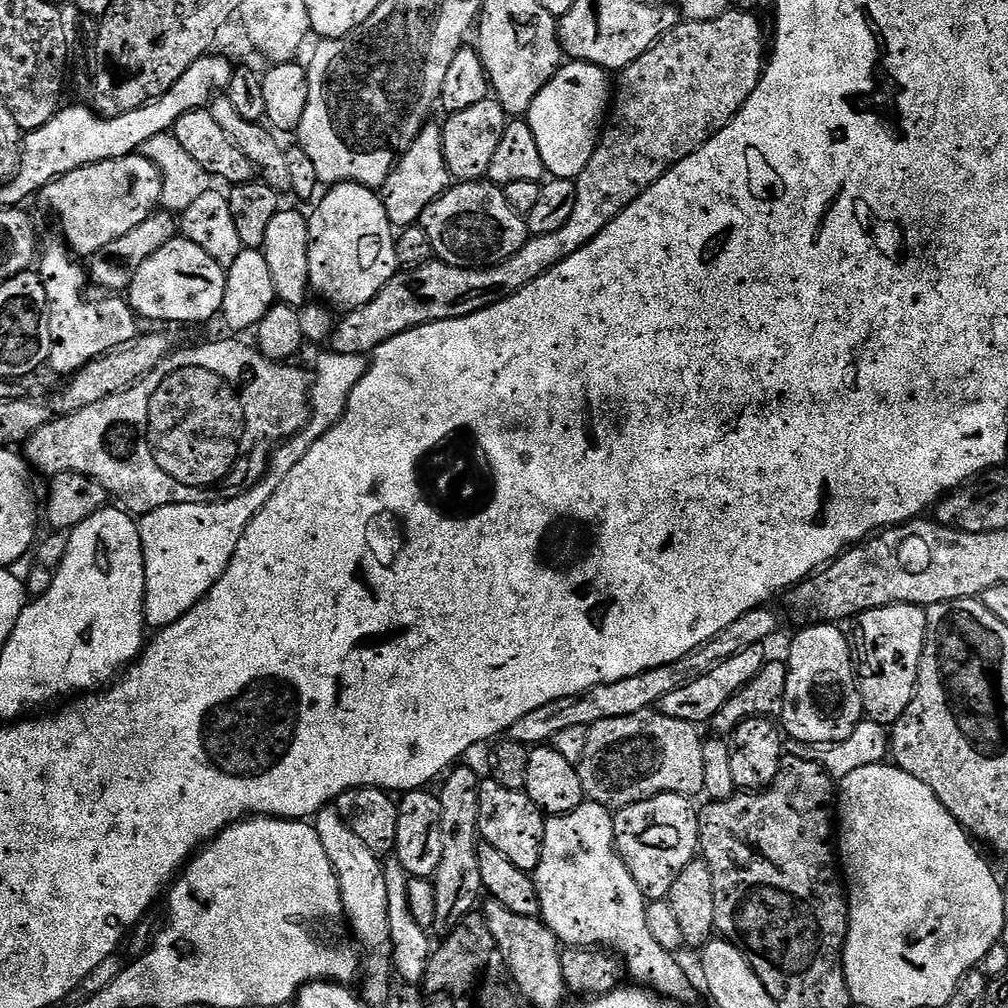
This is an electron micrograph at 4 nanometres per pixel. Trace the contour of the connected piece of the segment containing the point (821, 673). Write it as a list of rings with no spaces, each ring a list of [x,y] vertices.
[[[812,622],[809,628],[804,628],[792,640],[788,648],[786,663],[788,678],[786,680],[786,694],[784,705],[778,717],[783,731],[798,742],[838,744],[850,738],[855,728],[865,719],[864,703],[856,674],[854,663],[854,648],[844,637],[843,627],[832,622]]]

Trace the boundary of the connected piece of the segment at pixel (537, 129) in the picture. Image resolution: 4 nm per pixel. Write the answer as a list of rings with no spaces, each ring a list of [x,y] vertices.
[[[572,60],[559,68],[554,78],[550,78],[550,82],[546,82],[546,86],[542,86],[542,90],[534,98],[526,119],[528,125],[534,130],[534,138],[540,143],[540,149],[544,155],[544,167],[549,177],[558,180],[575,180],[582,174],[582,170],[586,170],[596,145],[600,143],[602,135],[600,123],[606,120],[606,113],[610,108],[608,79],[610,79],[609,73],[597,64],[588,64],[584,60]]]

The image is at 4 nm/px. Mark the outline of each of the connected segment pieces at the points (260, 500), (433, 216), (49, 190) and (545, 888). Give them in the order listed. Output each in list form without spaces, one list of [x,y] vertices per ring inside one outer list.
[[[331,350],[314,367],[312,383],[312,412],[308,424],[298,435],[284,441],[273,451],[268,472],[250,490],[240,496],[217,499],[206,504],[171,504],[139,517],[140,537],[146,570],[144,618],[153,629],[159,630],[178,622],[226,574],[226,566],[238,550],[238,538],[246,526],[270,502],[274,490],[282,486],[284,476],[306,458],[310,446],[326,435],[344,416],[354,386],[362,382],[370,363],[368,356],[338,354]]]
[[[487,179],[453,183],[452,187],[447,188],[438,199],[430,202],[430,206],[426,206],[419,227],[426,230],[426,238],[430,238],[430,244],[434,246],[435,259],[439,263],[459,268],[487,268],[501,264],[514,254],[518,254],[530,235],[527,219],[516,212],[514,206],[510,206],[503,187]]]
[[[133,154],[126,158],[91,164],[65,176],[59,176],[53,184],[45,186],[42,199],[52,207],[53,214],[60,219],[59,235],[64,243],[77,257],[91,258],[95,252],[102,250],[102,246],[114,242],[114,238],[122,238],[122,234],[134,230],[138,222],[146,222],[146,218],[157,211],[161,194],[162,174],[158,166],[151,164],[144,156]]]
[[[585,802],[561,816],[548,816],[544,822],[542,862],[538,862],[534,879],[540,902],[539,919],[560,939],[561,945],[570,948],[601,947],[619,956],[627,975],[633,976],[637,985],[673,1002],[684,1000],[691,994],[692,984],[683,966],[676,961],[677,957],[662,950],[650,934],[650,925],[646,922],[648,904],[626,862],[616,852],[614,816],[609,809],[601,804]]]

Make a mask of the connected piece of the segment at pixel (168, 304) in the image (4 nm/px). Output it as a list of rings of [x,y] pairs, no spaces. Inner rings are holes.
[[[185,238],[166,242],[162,250],[150,254],[132,284],[126,290],[126,299],[137,317],[148,320],[170,320],[174,324],[204,324],[221,315],[226,294],[228,274],[202,246]]]

